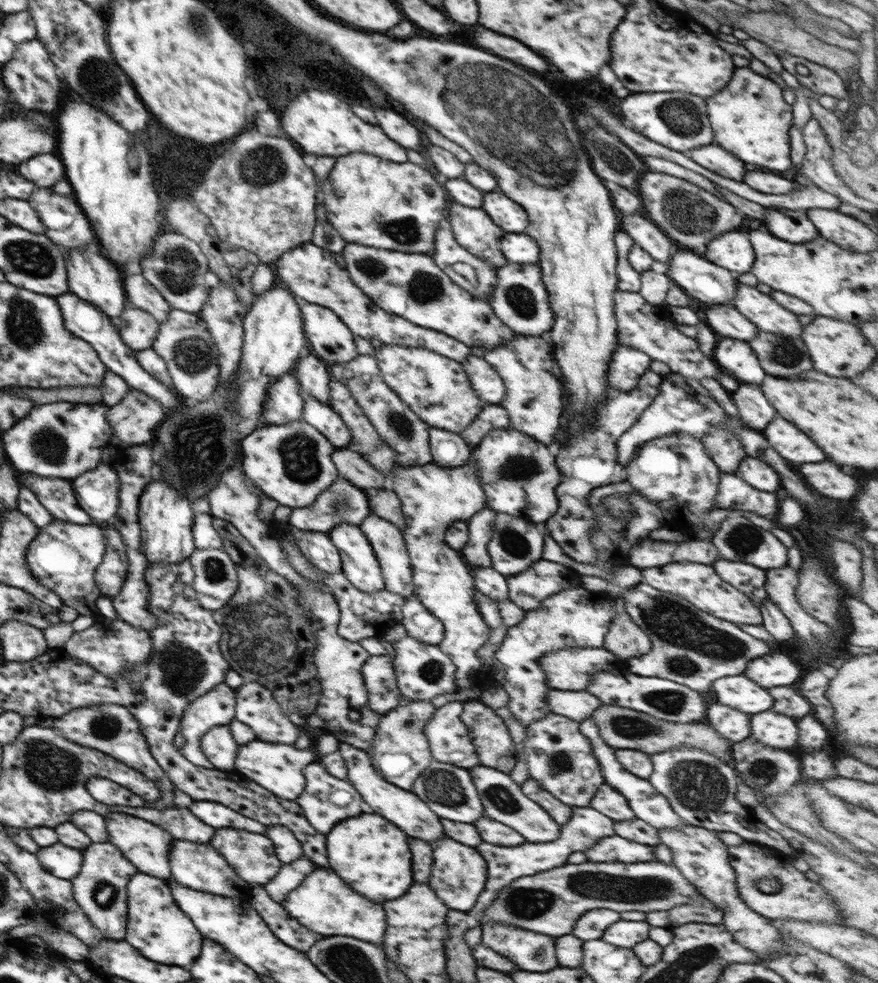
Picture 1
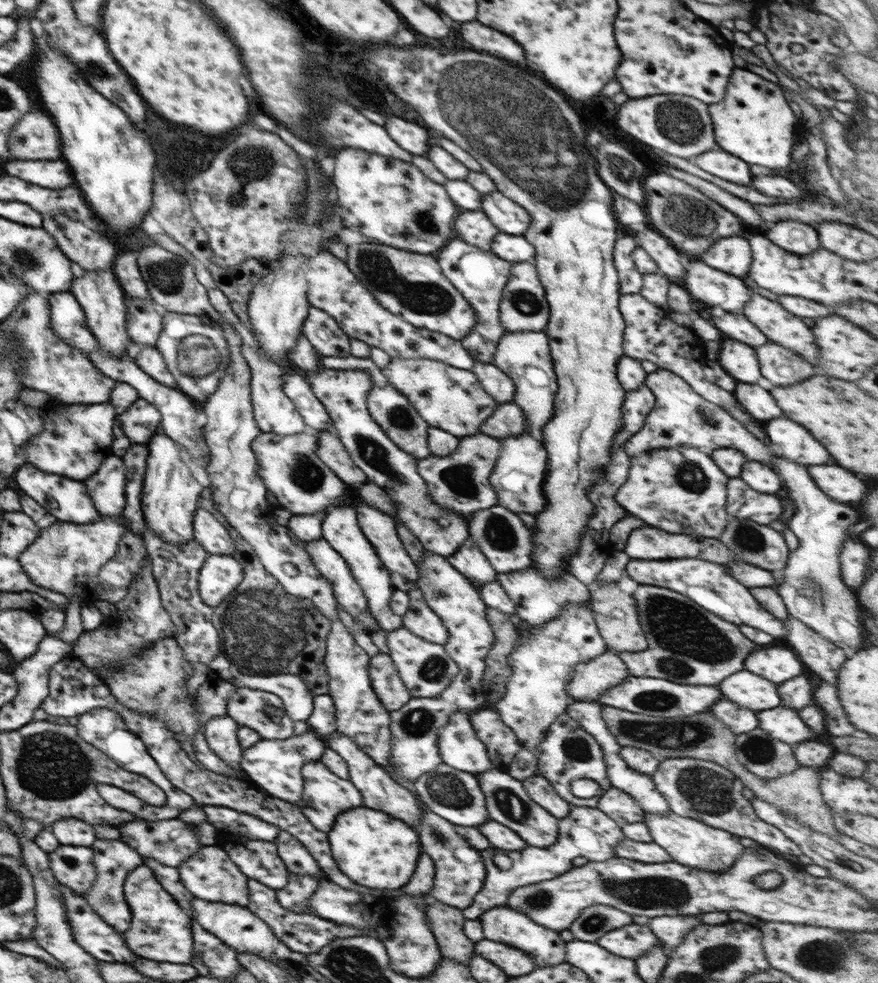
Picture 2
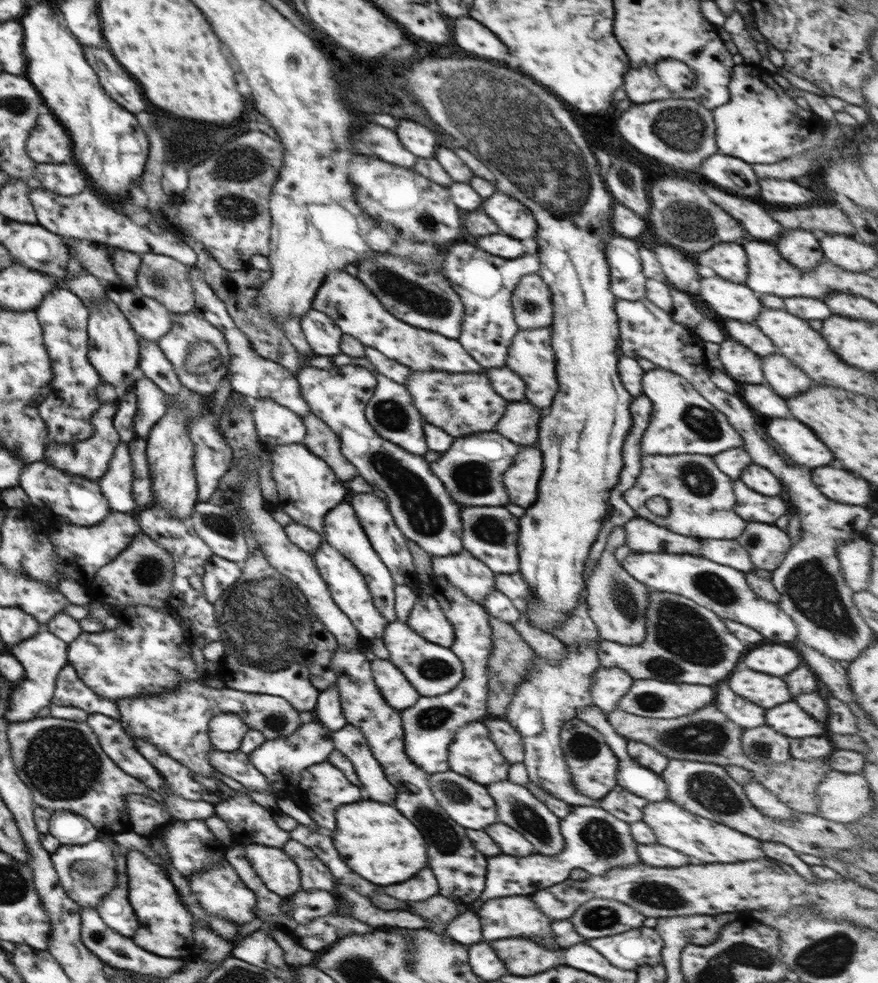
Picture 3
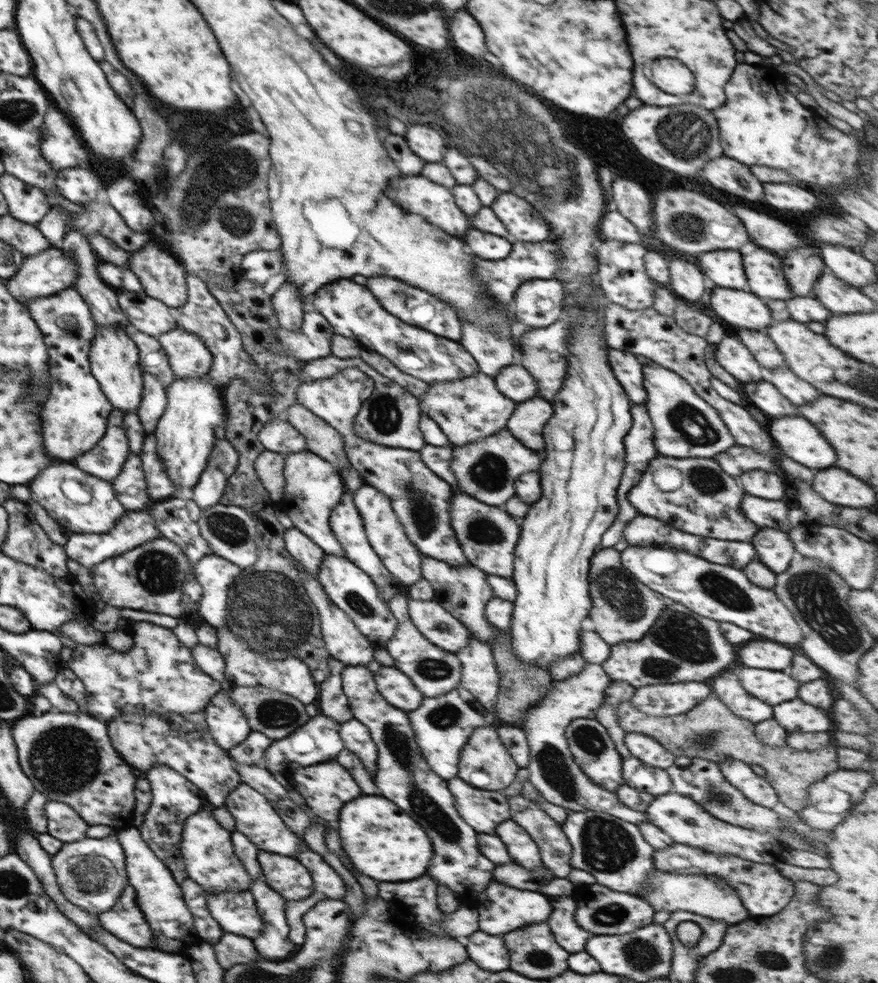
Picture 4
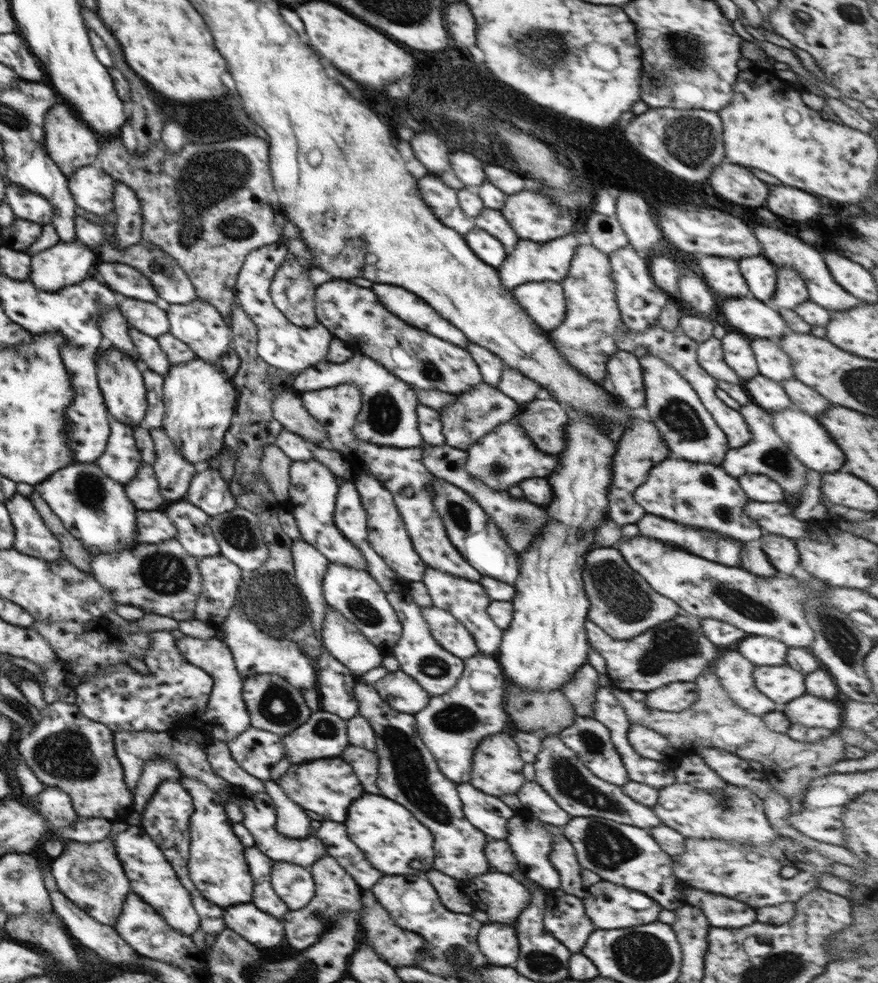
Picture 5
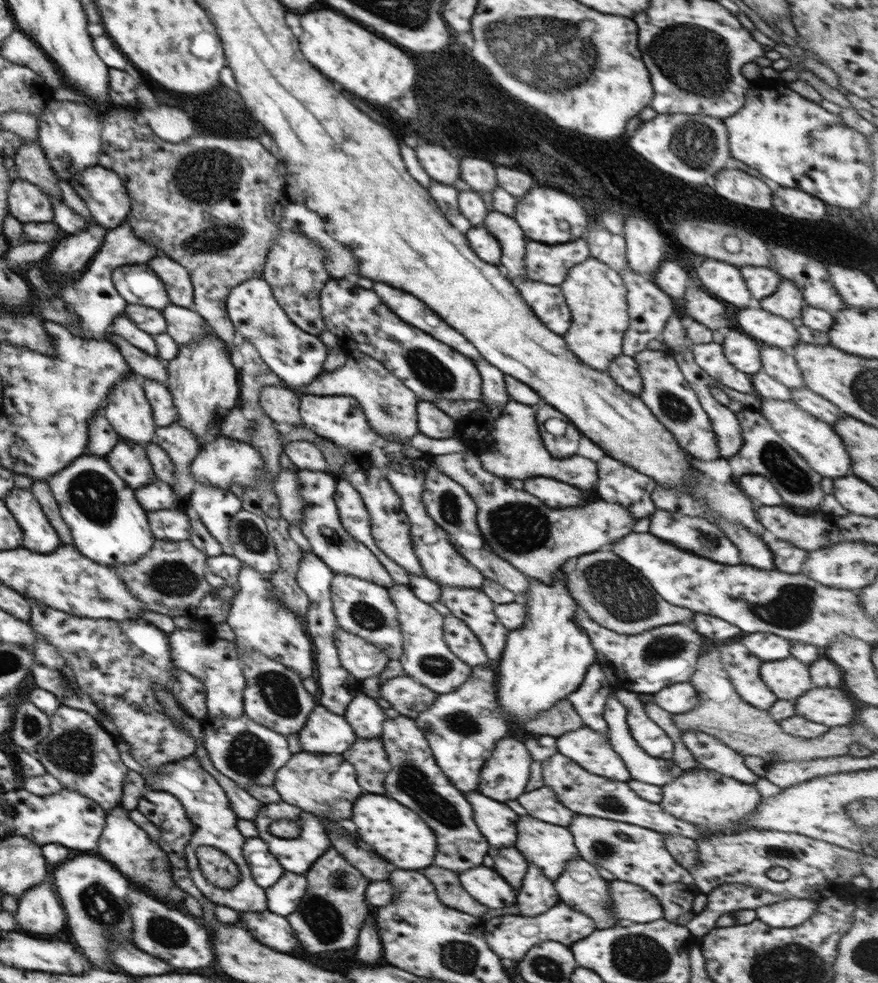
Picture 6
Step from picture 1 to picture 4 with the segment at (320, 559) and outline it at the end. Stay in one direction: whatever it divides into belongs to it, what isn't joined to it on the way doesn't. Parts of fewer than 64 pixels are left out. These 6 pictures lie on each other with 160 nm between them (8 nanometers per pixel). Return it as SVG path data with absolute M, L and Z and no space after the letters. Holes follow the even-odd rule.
M325 554L317 579L334 602L345 614L352 619L352 622L358 627L358 630L373 642L374 645L384 647L394 636L397 627L396 617L391 613L379 595L375 582L359 566L350 562L345 556L336 556Z

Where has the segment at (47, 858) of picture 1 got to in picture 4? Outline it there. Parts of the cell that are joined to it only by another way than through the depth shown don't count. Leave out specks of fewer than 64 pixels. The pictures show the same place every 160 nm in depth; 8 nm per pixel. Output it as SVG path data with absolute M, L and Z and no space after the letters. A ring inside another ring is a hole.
M118 830L106 838L84 838L72 843L64 843L51 857L52 867L62 894L72 903L91 915L110 910L122 891L129 885L125 870L124 849L118 842Z

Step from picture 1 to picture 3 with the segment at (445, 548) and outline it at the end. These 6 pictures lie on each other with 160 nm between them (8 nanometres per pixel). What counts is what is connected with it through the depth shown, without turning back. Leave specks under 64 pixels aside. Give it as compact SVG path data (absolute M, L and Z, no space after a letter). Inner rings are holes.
M494 431L479 432L467 437L455 438L451 447L442 454L440 460L434 464L429 464L432 474L435 474L446 487L446 490L460 506L506 506L509 496L504 484L502 484L502 474L510 468L510 464L516 462L516 453L519 452L519 445L500 433ZM435 577L432 596L439 601L444 616L452 623L455 630L454 644L449 648L461 660L463 676L450 693L438 697L422 696L415 705L401 711L404 731L404 750L411 761L428 774L450 770L448 762L449 744L452 742L456 728L486 719L490 716L487 709L488 675L487 666L493 649L490 615L481 604L472 602L450 580Z

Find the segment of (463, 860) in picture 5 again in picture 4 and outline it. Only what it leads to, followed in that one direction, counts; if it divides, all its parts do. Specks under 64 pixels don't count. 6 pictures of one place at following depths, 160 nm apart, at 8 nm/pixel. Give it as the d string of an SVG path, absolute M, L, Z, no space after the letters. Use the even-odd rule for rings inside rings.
M345 665L341 672L342 688L347 696L353 718L368 727L377 746L378 774L374 778L382 796L410 814L428 834L434 846L434 858L428 866L428 874L454 892L462 892L474 886L476 892L488 888L493 880L494 864L480 854L476 830L472 830L454 808L454 795L448 790L447 780L438 776L425 761L415 742L407 711L388 704L375 683L375 675L366 666Z

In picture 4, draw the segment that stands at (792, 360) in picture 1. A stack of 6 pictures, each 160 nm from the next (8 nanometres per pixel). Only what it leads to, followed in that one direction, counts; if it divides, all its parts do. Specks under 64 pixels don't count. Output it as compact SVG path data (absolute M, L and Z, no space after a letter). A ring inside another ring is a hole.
M788 366L776 367L775 369L762 369L762 378L765 381L771 382L776 389L792 404L808 404L808 402L814 402L820 392L806 382L803 378L800 378L797 374L790 372Z

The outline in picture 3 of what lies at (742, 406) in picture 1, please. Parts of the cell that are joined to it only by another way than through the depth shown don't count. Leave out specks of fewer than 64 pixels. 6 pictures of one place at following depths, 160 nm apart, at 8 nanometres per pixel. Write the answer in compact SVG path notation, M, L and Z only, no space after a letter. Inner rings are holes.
M746 384L740 386L740 398L756 412L768 418L790 418L786 400L780 398L772 388L762 384Z

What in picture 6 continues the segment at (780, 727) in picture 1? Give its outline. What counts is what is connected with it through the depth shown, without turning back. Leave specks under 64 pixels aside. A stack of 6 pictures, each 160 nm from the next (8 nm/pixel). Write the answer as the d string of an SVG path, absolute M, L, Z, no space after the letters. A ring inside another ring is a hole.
M814 688L794 700L795 714L824 726L844 726L852 720L856 708L846 692L838 688Z

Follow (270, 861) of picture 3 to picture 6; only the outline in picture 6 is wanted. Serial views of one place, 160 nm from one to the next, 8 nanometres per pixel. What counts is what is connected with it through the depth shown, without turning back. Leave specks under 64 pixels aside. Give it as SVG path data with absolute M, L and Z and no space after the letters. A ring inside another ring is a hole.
M285 871L274 886L265 889L267 909L274 914L287 917L297 909L307 886L308 880L305 874L292 874Z

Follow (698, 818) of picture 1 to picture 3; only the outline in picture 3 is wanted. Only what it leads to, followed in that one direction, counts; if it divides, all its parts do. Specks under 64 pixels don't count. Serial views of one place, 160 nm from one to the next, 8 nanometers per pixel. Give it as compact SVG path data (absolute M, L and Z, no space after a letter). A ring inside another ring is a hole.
M669 759L661 777L667 786L668 796L676 805L684 810L706 818L712 822L732 826L748 837L756 838L762 843L776 842L784 844L795 853L812 854L824 858L835 850L851 850L860 848L862 842L848 830L848 824L830 822L814 814L796 814L794 821L776 821L760 813L750 803L743 786L736 783L723 766L707 762Z

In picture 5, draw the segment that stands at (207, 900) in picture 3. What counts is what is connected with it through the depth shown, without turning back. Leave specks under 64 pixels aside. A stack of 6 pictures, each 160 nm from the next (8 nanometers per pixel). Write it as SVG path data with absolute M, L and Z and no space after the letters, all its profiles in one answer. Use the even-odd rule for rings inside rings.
M252 902L227 906L223 911L225 926L234 929L240 937L258 949L276 947L286 939L282 922Z

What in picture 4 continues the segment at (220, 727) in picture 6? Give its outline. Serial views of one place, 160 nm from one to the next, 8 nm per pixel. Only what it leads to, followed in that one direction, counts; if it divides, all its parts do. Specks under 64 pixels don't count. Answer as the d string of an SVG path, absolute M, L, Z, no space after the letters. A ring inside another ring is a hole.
M250 731L250 734L234 748L231 748L225 757L234 763L259 766L265 768L265 754L269 746L274 742L265 734L258 731Z

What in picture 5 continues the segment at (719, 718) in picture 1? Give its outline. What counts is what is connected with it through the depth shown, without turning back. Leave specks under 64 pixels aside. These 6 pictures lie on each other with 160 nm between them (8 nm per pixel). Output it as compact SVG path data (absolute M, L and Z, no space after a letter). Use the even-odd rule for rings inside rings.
M732 650L724 652L714 664L714 672L720 678L719 683L728 696L740 708L763 717L779 706L774 706L776 703L766 698L766 695L754 686L752 670L754 670L752 662L748 662L744 656Z

